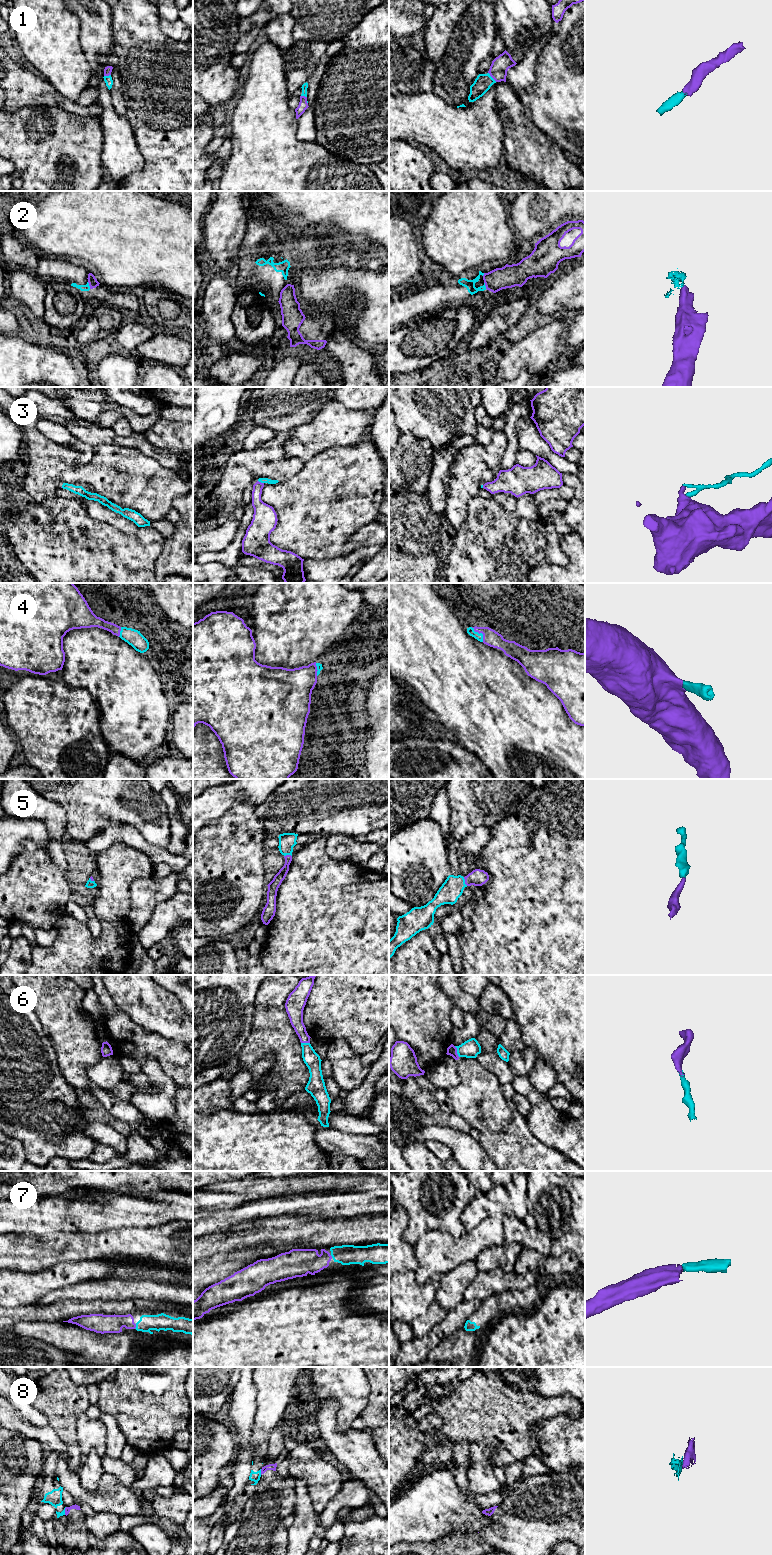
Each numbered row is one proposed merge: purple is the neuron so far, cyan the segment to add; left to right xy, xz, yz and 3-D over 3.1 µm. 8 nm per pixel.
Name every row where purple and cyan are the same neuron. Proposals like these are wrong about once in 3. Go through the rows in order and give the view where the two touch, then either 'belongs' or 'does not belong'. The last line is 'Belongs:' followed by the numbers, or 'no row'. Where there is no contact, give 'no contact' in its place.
1: contact in yz; belongs
2: contact in xy; does not belong
3: contact in xz; belongs
4: contact in yz; belongs
5: contact in yz; belongs
6: contact in yz; belongs
7: contact in xy; belongs
8: contact in xz; does not belong
Belongs: 1, 3, 4, 5, 6, 7

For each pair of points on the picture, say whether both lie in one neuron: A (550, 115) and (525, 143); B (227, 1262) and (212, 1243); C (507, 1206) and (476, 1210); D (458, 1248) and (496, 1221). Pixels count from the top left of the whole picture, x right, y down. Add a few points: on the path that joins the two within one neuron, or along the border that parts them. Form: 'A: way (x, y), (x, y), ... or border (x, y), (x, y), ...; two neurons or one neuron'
A: border (527, 107), (531, 113), (533, 123), (556, 143); two neurons
B: border (243, 1248), (237, 1251), (218, 1253), (203, 1260); two neurons
C: way (499, 1204), (484, 1205); one neuron
D: way (467, 1247), (487, 1230); one neuron

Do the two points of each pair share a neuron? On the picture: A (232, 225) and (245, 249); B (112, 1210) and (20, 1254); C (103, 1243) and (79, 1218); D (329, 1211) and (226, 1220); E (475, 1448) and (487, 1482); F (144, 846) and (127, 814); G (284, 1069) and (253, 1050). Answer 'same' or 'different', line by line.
A: different
B: different
C: different
D: same
E: same
F: different
G: same

